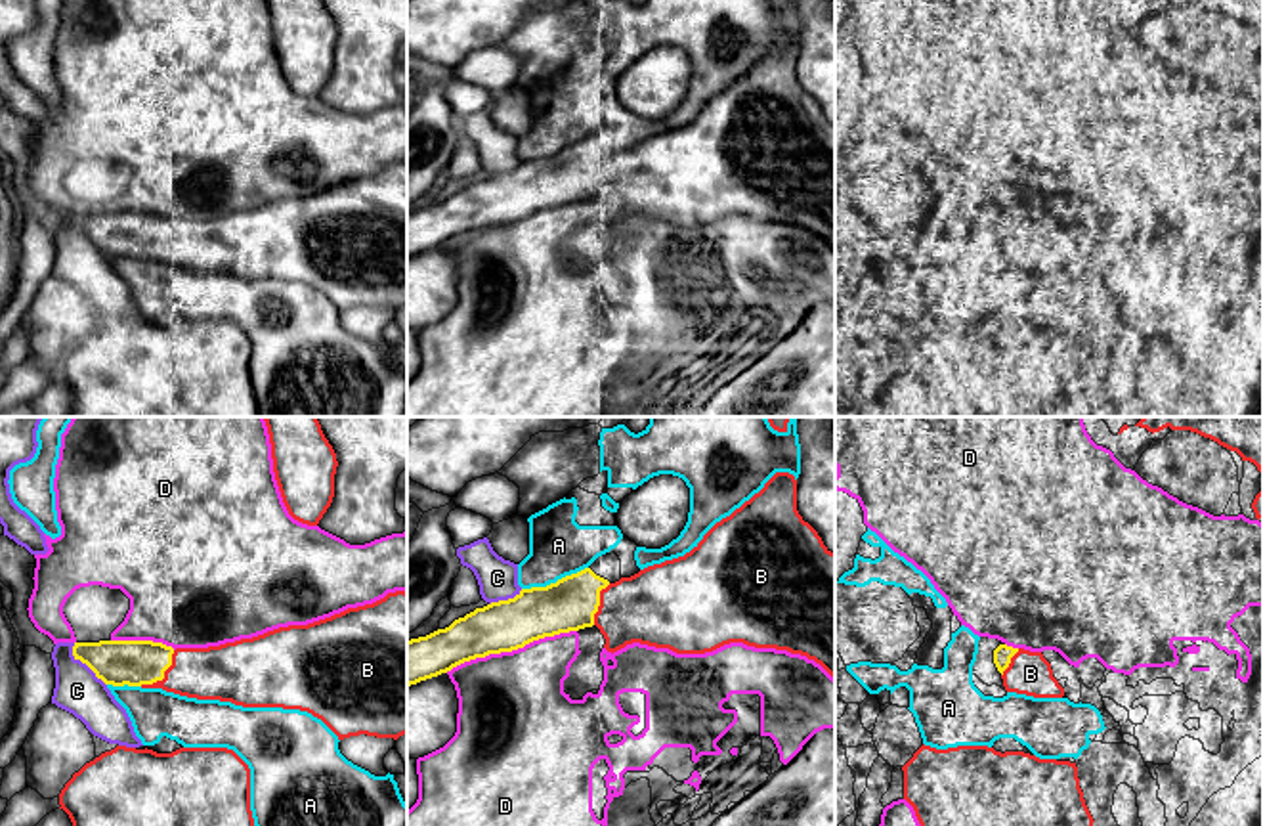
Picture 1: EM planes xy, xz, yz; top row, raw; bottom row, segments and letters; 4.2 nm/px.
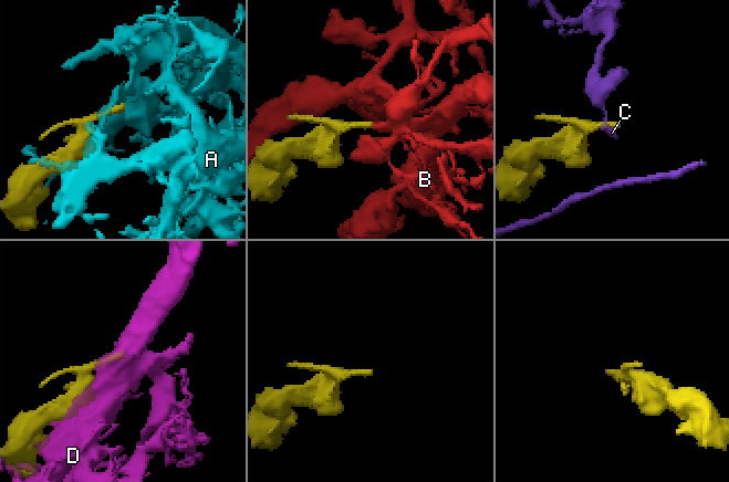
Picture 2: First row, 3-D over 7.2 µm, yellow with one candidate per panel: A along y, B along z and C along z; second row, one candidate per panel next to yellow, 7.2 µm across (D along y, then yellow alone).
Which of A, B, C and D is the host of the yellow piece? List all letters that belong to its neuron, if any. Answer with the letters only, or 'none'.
B

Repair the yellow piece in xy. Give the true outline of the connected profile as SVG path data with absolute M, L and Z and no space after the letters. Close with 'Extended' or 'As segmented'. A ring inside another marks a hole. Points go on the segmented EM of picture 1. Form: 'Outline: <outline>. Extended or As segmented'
Outline: M407 593L348 608L331 618L289 625L208 648L172 648L153 641L75 642L75 660L113 686L162 688L243 707L283 707L321 719L338 740L407 734Z. Extended

